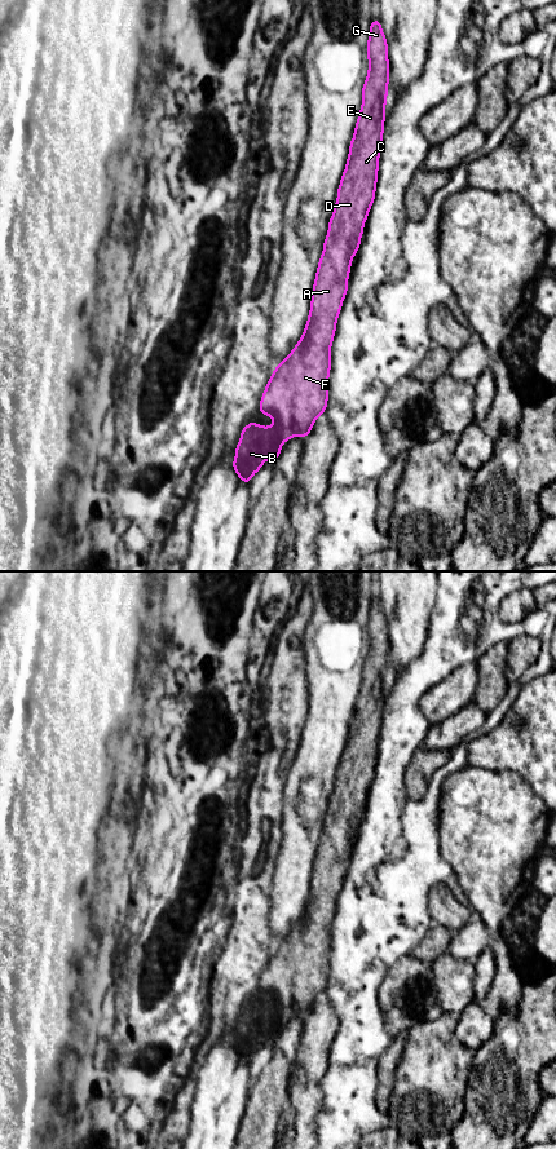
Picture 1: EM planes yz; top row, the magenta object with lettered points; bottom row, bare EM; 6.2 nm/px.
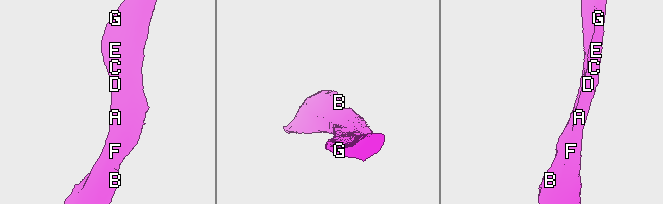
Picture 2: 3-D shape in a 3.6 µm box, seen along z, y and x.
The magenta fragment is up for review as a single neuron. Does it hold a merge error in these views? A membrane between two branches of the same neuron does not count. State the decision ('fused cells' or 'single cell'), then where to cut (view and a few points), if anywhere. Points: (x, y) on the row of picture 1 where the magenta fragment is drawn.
single cell; cut none

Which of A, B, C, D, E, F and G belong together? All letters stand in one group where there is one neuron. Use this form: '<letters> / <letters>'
A B C D E F G

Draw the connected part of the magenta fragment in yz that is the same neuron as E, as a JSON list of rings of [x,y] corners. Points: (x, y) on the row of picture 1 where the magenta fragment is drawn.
[[[371,21],[367,41],[369,72],[362,88],[362,107],[354,136],[349,146],[347,167],[337,189],[337,200],[328,222],[323,253],[318,262],[310,313],[303,336],[278,367],[262,393],[259,412],[274,420],[273,427],[261,427],[251,421],[241,432],[233,468],[239,478],[250,485],[251,477],[268,459],[278,459],[282,445],[299,436],[305,438],[321,414],[325,414],[328,398],[328,375],[331,368],[331,344],[343,300],[348,291],[352,257],[357,255],[369,211],[375,199],[379,155],[384,131],[384,111],[389,81],[388,44],[380,21]]]

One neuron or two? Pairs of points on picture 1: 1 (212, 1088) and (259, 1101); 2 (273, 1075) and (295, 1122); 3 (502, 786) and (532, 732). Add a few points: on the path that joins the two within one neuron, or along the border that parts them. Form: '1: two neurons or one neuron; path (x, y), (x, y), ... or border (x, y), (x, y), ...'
1: two neurons; border (250, 1092), (239, 1128)
2: two neurons; border (291, 1074), (287, 1104)
3: two neurons; border (481, 767), (513, 770), (533, 790)

